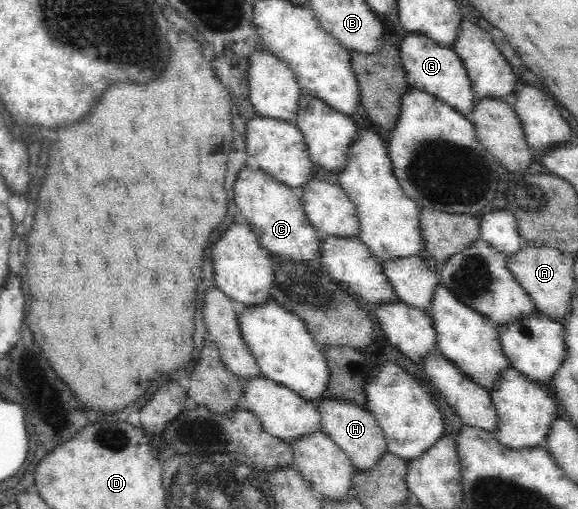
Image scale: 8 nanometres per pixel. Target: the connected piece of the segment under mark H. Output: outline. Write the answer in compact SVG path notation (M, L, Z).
M321 397L315 401L324 433L349 456L353 468L370 468L387 450L386 440L377 418L365 407L347 398Z

